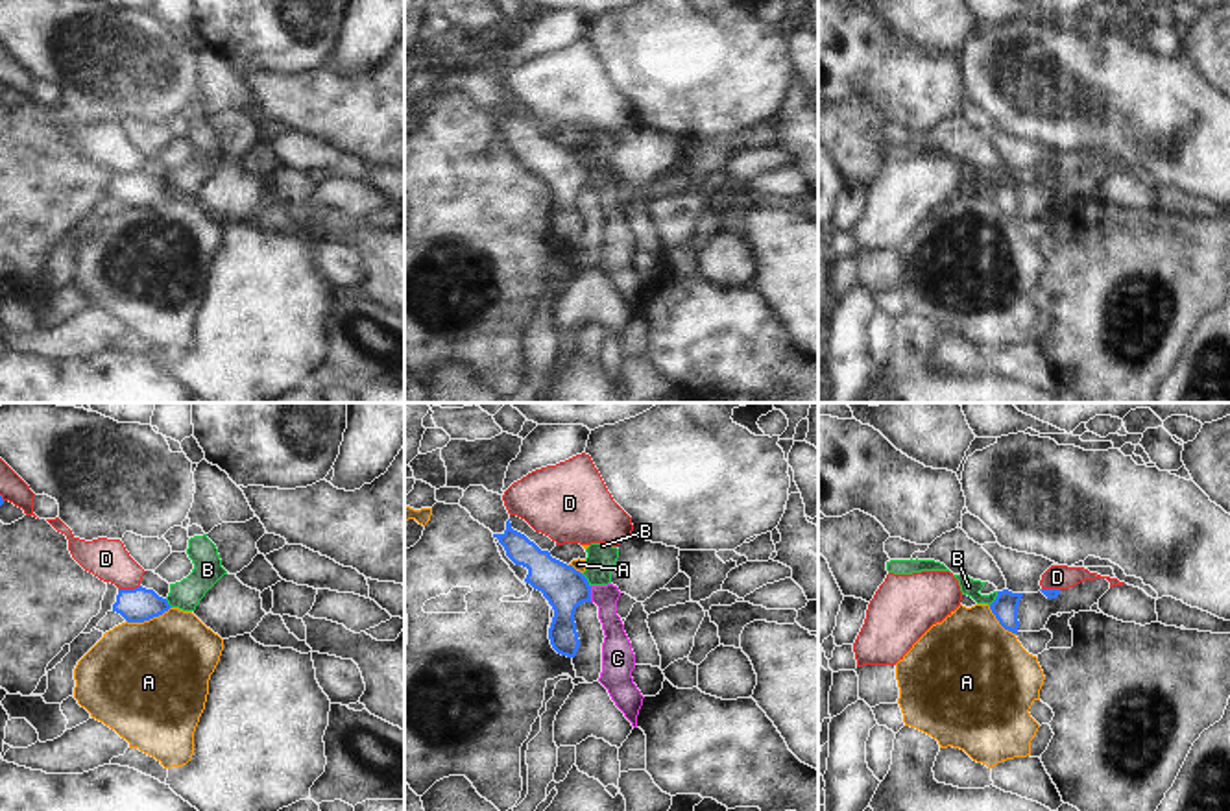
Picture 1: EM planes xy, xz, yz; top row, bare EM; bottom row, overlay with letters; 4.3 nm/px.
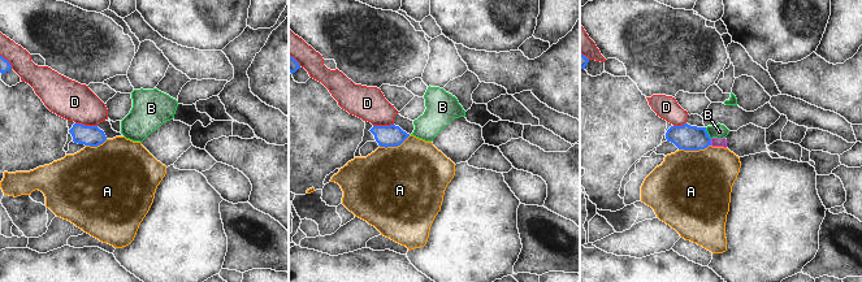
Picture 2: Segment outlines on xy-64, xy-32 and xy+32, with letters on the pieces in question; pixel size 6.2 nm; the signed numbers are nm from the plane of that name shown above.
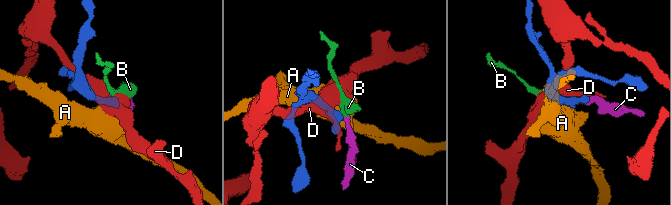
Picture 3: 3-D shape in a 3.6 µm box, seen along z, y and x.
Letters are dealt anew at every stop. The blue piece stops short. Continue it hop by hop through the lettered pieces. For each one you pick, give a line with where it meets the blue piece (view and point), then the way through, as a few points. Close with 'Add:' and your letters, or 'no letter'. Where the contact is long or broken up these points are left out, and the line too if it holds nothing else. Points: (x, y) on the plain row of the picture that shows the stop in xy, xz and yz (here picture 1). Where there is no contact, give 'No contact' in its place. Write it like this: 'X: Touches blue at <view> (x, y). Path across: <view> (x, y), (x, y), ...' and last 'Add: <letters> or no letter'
Add: no letter.

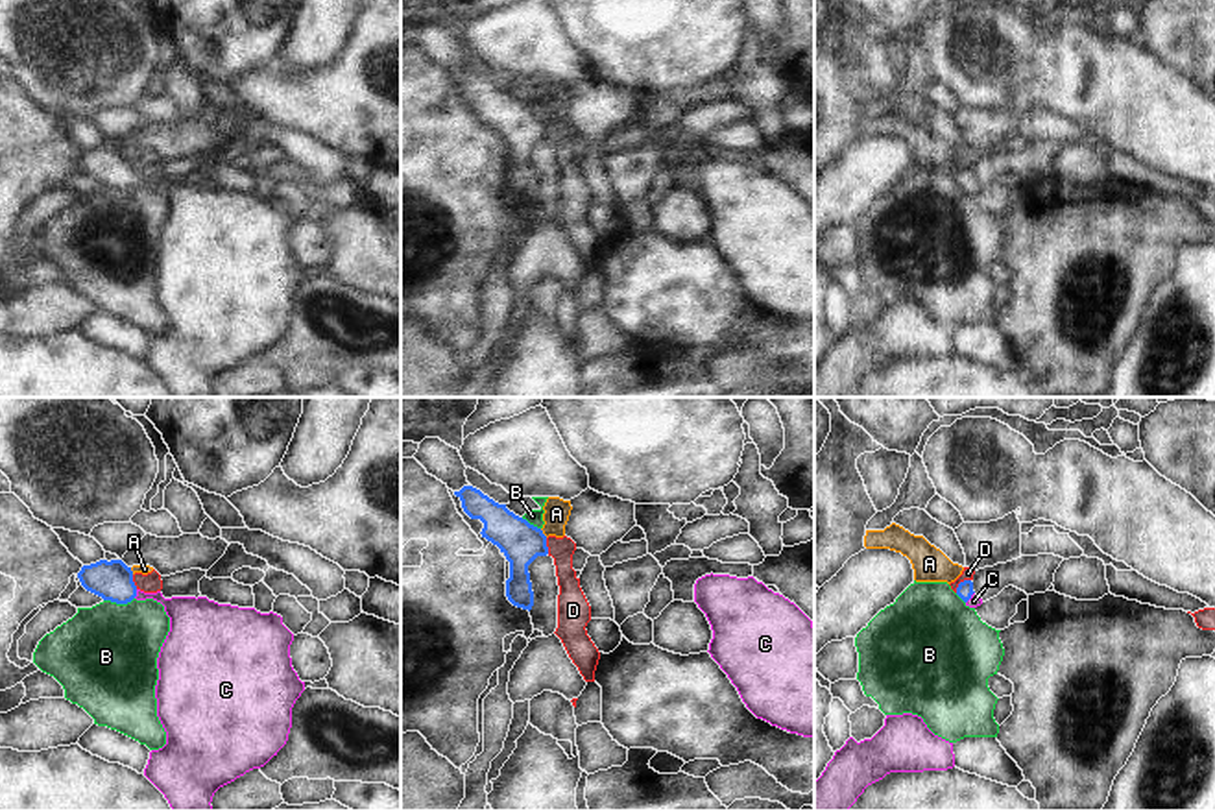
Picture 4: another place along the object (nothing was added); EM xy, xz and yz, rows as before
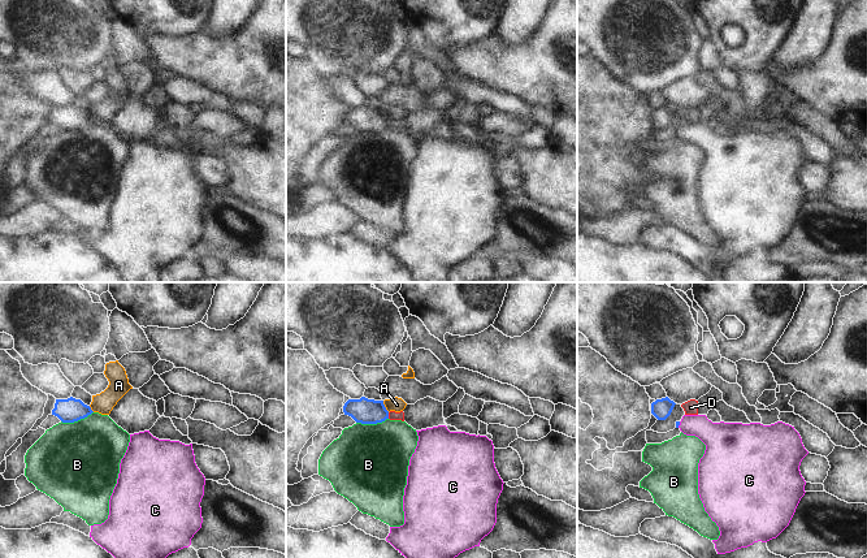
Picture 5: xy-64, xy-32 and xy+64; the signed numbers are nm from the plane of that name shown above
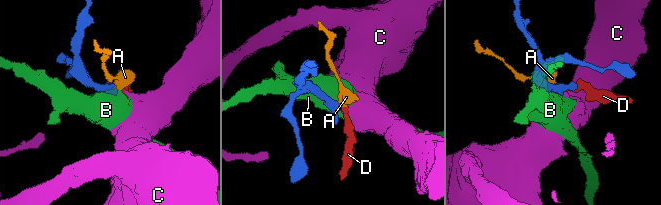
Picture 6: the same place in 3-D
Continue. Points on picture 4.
C: Touches blue at xy (135, 180). Path across: xy (113, 167), (122, 176), (135, 180), (157, 181), (187, 202)
Add: C.

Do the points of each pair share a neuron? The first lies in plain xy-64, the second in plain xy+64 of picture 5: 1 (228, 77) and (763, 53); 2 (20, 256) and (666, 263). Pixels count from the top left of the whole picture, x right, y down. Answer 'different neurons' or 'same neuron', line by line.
1: different neurons
2: same neuron

